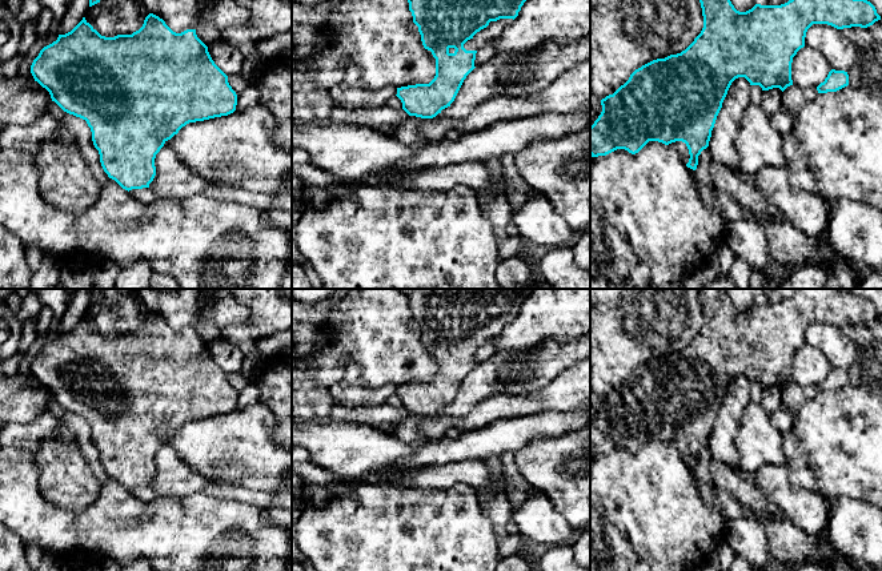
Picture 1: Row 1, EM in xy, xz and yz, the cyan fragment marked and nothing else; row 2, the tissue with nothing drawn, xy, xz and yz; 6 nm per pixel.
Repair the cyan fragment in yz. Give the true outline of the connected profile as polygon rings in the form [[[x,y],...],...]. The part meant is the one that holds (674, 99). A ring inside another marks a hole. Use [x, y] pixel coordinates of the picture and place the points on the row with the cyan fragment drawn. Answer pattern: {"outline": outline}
{"outline": [[[699,0],[699,3],[703,28],[685,51],[642,65],[613,95],[601,100],[602,112],[590,126],[592,157],[606,156],[617,149],[636,154],[649,141],[665,145],[682,141],[690,154],[686,166],[695,170],[698,156],[709,146],[717,116],[735,79],[745,77],[750,85],[759,85],[762,91],[779,88],[783,92],[793,85],[793,57],[805,47],[806,32],[813,24],[827,24],[837,29],[867,28],[881,20],[875,7],[867,0],[789,0],[781,5],[755,4],[746,12],[737,11],[730,0]]]}

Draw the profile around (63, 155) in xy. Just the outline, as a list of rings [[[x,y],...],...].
[[[63,125],[61,130],[60,138],[44,142],[32,154],[39,172],[39,190],[49,205],[71,213],[81,213],[97,201],[101,185],[89,169],[77,142],[67,136]]]

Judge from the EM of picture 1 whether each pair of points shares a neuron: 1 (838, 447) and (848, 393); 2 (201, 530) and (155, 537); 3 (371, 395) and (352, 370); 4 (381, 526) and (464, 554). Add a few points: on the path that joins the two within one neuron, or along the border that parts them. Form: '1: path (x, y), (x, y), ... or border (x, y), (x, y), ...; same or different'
1: path (848, 434), (848, 406); same
2: path (189, 535), (167, 535); same
3: path (364, 393), (352, 381), (352, 377); same
4: path (401, 546), (409, 554), (444, 554); same

